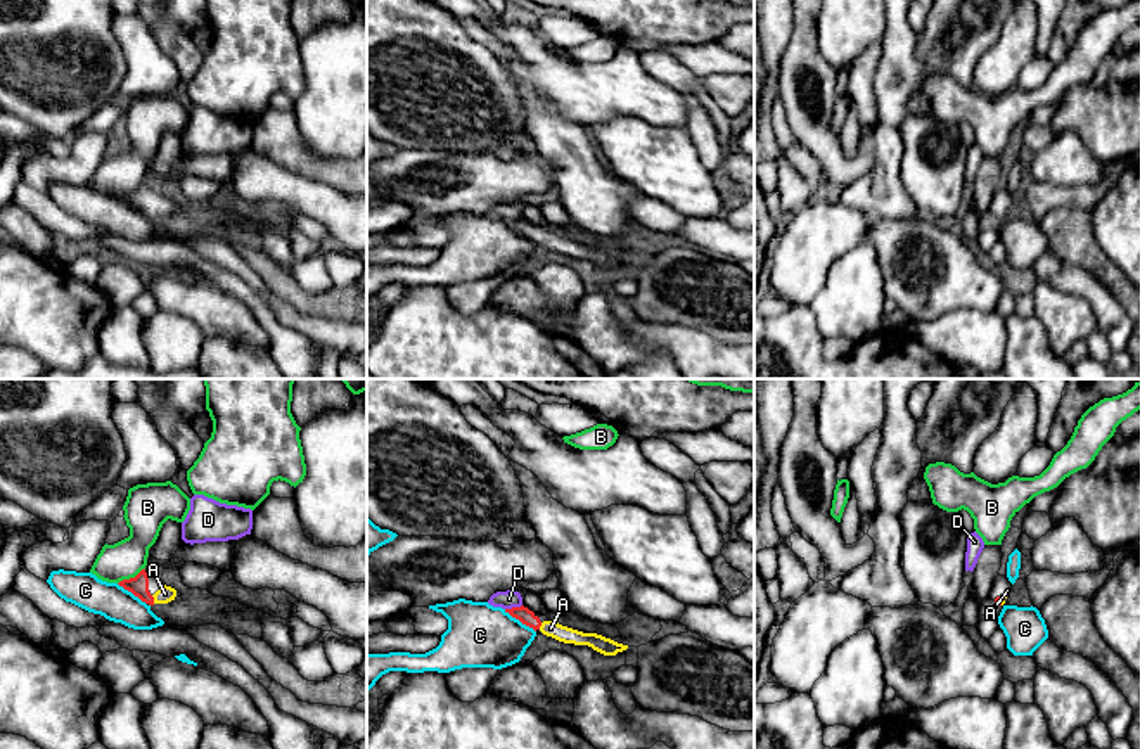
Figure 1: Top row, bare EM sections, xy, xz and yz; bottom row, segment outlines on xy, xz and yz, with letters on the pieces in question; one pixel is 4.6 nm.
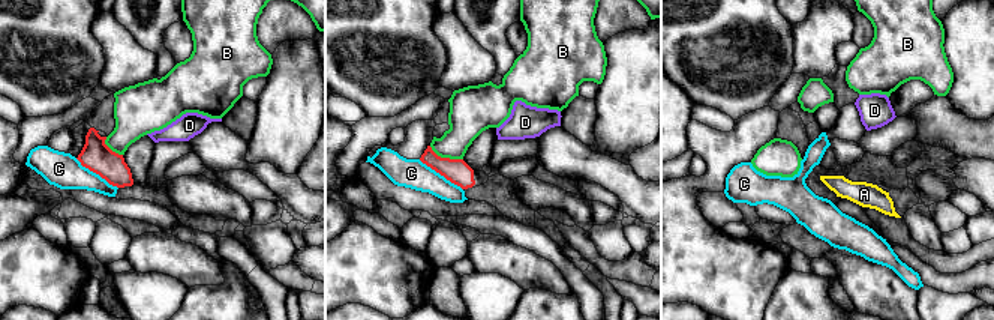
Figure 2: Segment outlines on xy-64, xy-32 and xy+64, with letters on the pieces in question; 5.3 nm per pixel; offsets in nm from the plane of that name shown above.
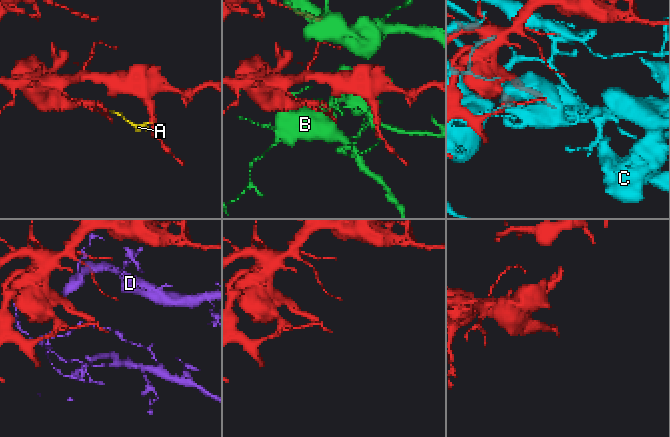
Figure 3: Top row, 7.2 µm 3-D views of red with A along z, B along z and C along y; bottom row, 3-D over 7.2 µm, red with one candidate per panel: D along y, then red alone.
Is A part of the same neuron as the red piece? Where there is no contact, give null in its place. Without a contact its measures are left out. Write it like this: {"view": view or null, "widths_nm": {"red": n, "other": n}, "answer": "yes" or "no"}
{"view": "xy", "widths_nm": {"red": 90, "other": 80}, "answer": "yes"}

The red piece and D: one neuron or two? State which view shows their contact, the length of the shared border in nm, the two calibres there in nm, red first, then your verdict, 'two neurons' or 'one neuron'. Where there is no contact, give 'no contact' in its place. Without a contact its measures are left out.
contact in xz; length 80 nm; calibres 70 and 90 nm; two neurons

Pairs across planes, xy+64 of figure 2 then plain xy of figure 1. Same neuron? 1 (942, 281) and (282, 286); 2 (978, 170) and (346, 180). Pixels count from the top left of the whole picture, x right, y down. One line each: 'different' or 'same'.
1: different
2: different

